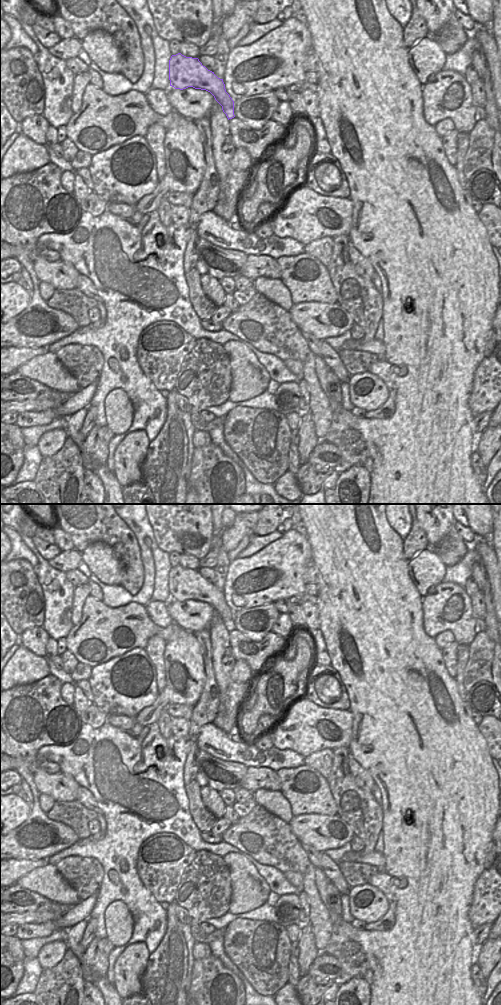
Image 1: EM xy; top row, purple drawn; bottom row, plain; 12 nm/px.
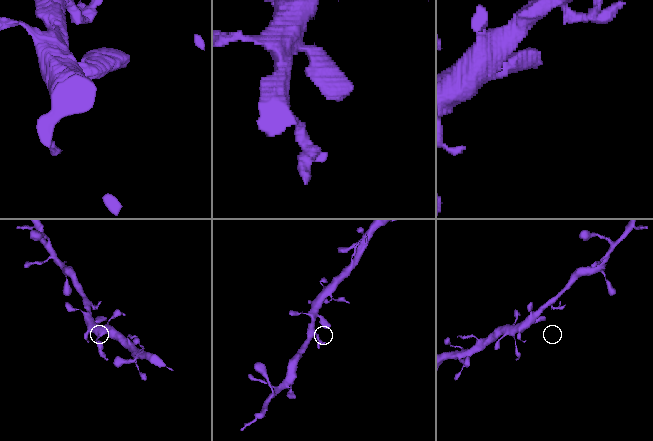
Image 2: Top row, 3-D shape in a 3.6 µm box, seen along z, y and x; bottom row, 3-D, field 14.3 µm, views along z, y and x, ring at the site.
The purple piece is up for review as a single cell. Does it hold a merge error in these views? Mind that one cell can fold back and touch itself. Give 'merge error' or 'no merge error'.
no merge error

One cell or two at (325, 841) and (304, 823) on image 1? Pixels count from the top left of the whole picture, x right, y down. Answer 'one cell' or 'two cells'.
one cell

